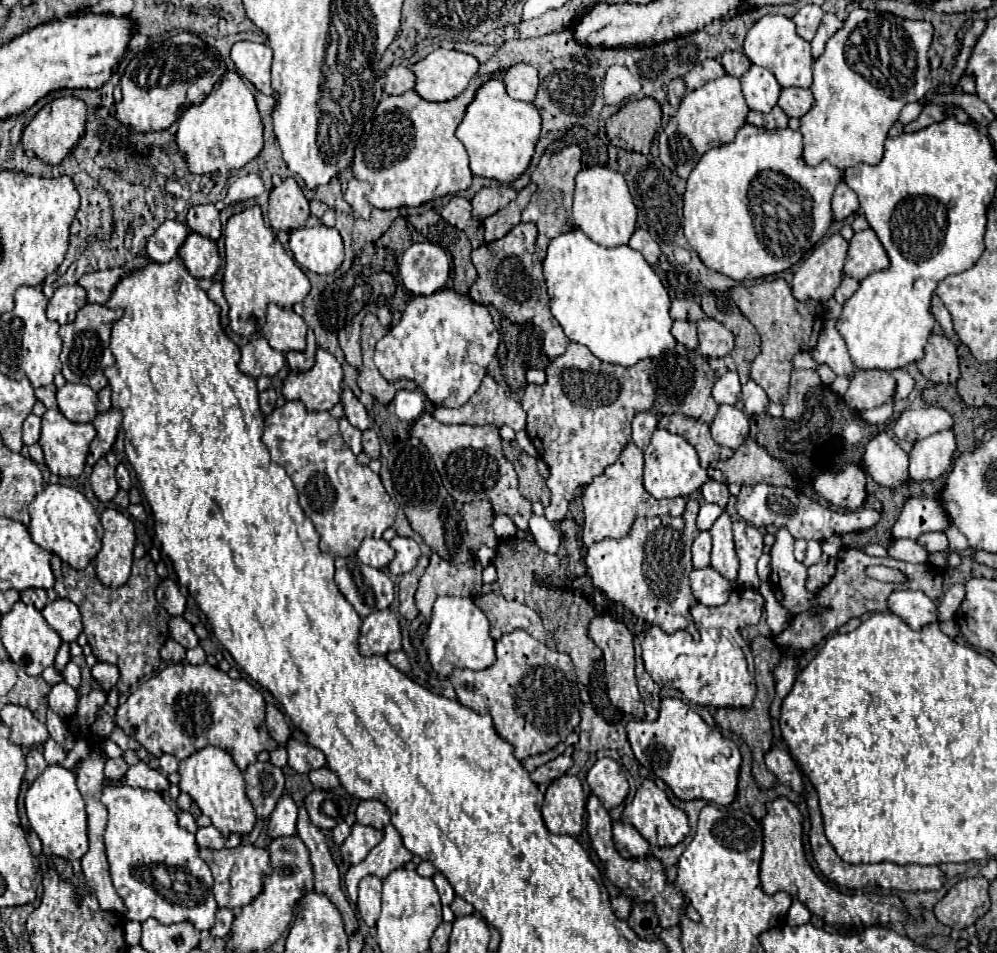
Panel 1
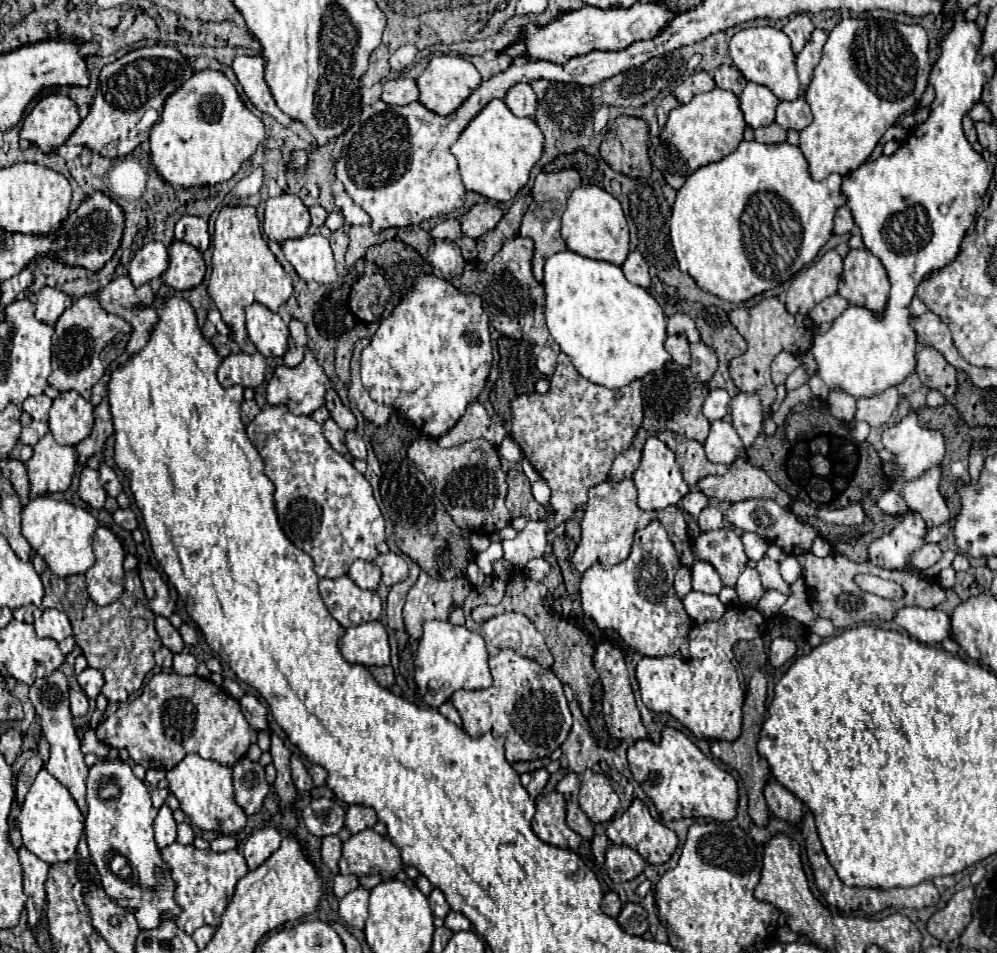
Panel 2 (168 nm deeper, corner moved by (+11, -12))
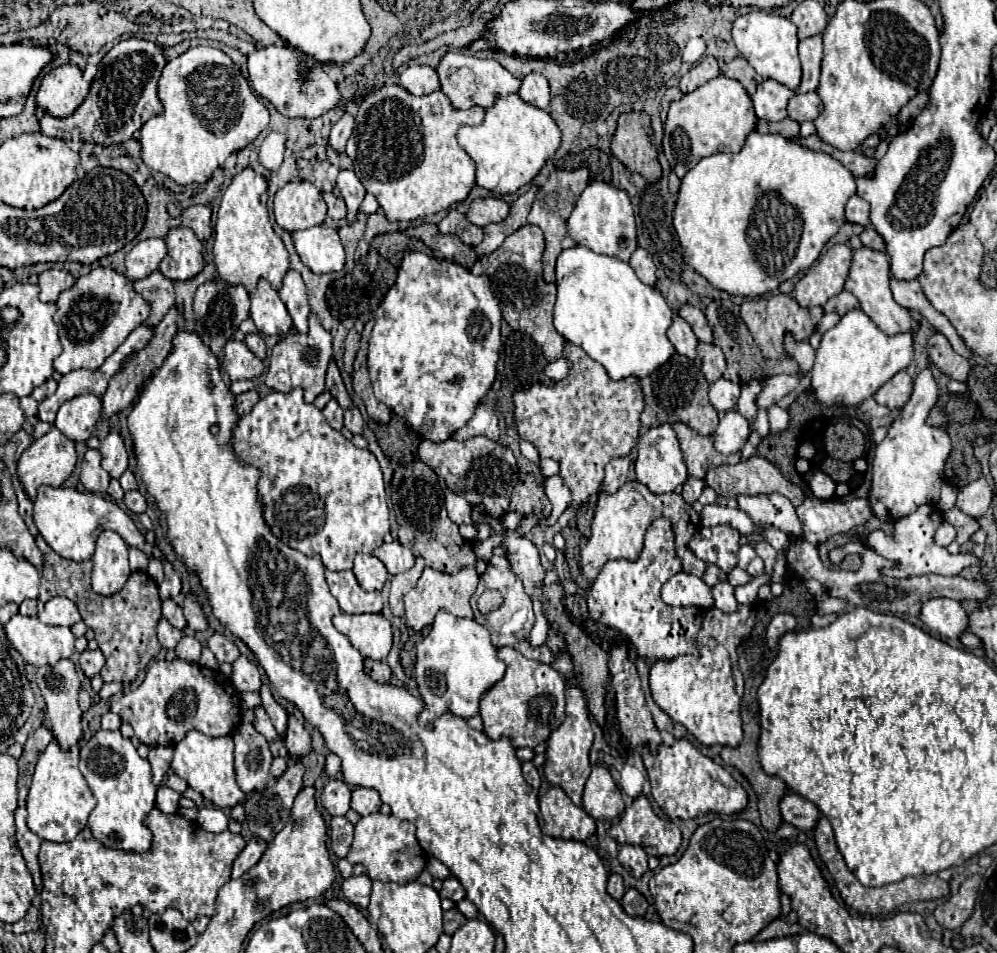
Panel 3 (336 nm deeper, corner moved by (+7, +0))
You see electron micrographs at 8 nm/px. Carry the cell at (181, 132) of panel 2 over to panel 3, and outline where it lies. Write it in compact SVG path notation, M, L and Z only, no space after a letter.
M202 45L190 47L176 59L170 59L160 75L158 99L164 107L164 113L150 117L142 125L138 139L142 147L140 157L150 169L168 175L178 185L206 183L230 153L240 151L248 143L252 143L258 137L258 133L268 127L270 121L266 105L252 93L240 69L232 63L232 59L224 51L214 47L202 47Z

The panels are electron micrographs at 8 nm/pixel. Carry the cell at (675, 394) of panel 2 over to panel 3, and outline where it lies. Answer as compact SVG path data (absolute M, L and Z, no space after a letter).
M672 355L660 369L652 373L652 377L640 379L640 389L644 395L644 411L640 415L640 423L646 427L658 427L664 423L684 423L698 431L700 435L714 435L718 427L718 413L708 401L708 381L702 371L694 365L694 361Z

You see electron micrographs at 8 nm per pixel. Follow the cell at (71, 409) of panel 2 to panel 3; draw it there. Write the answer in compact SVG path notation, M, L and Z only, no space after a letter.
M88 393L66 401L60 407L54 425L68 439L86 441L94 433L100 415L102 415L102 401L94 393Z

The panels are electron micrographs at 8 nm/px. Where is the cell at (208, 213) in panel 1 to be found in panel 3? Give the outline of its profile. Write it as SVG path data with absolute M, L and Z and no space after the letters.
M194 205L194 207L188 207L182 213L182 225L184 227L190 227L200 241L206 241L212 235L210 215L212 215L210 205Z

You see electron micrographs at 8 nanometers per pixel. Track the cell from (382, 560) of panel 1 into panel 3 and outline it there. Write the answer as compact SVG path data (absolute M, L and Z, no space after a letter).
M356 555L354 559L354 575L364 591L380 591L388 581L388 571L384 563L374 555Z

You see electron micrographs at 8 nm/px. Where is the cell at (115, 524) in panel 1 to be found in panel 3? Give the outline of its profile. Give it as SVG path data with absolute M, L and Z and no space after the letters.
M102 531L92 555L92 591L98 595L114 595L124 587L130 575L129 546L116 531Z

